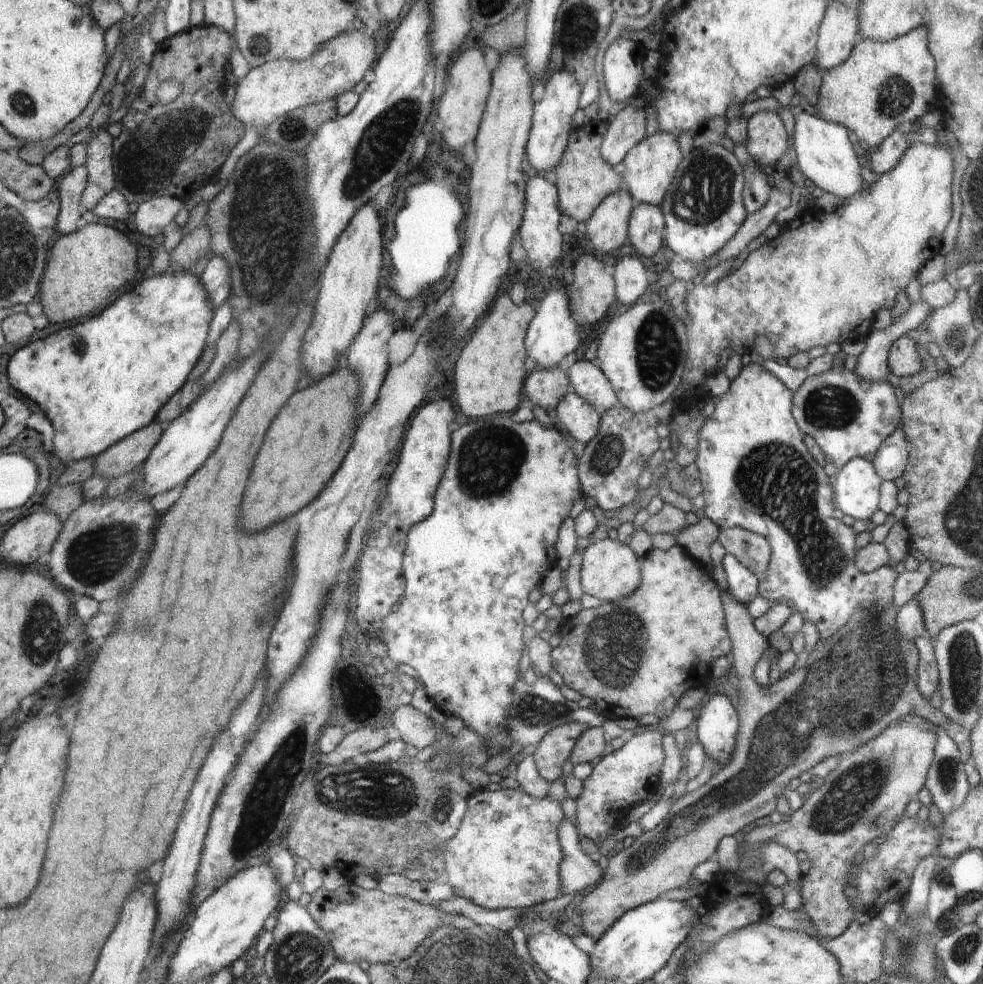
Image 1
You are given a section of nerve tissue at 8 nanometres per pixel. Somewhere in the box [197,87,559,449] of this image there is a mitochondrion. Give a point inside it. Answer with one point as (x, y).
(258, 222)

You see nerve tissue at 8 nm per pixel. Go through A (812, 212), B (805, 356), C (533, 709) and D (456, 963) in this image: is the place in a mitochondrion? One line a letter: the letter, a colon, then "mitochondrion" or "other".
A: other
B: other
C: mitochondrion
D: mitochondrion

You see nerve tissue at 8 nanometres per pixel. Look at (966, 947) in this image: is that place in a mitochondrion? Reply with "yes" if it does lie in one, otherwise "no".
yes

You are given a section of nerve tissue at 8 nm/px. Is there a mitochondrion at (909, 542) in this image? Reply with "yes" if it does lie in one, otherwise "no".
no

